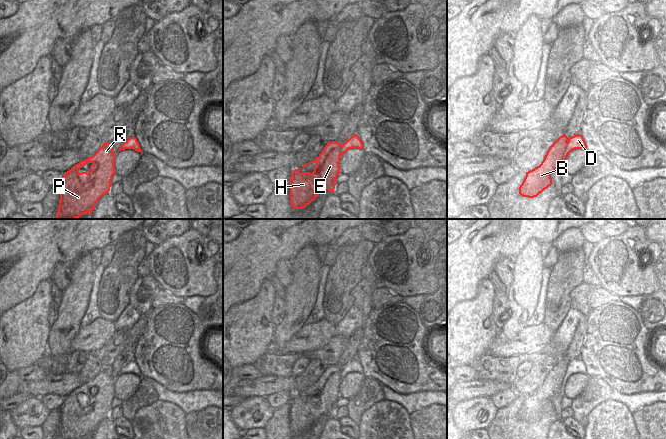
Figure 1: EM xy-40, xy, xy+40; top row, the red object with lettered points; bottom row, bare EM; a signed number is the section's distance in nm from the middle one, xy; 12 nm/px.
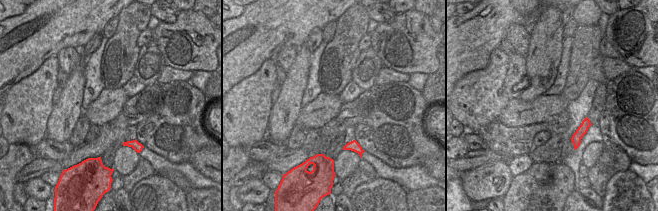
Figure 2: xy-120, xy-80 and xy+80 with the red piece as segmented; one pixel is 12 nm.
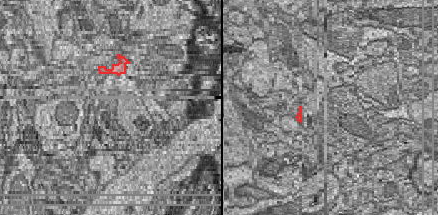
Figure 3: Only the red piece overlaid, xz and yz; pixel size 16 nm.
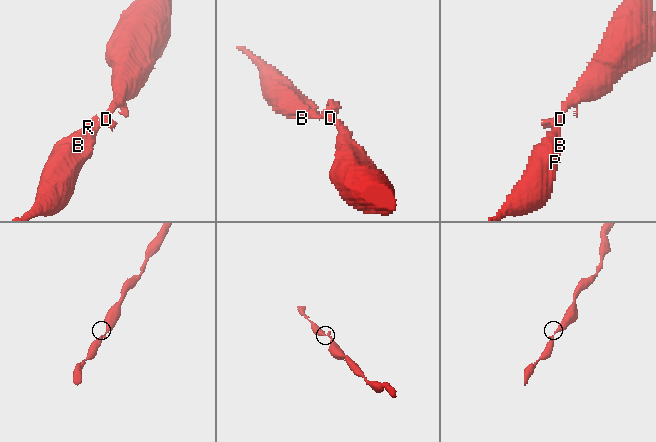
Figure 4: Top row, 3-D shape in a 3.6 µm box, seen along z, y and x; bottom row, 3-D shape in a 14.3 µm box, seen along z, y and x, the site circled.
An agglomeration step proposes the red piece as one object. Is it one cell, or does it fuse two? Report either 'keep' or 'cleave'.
keep

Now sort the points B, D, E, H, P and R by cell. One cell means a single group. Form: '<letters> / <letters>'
B D E H P R

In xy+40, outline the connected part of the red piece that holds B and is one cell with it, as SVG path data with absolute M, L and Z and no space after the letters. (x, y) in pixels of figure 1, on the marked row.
M564 133L548 149L541 164L526 172L519 187L523 197L534 198L552 185L551 175L560 167L564 172L564 163L568 154L575 149L587 150L586 142L581 134L570 138Z

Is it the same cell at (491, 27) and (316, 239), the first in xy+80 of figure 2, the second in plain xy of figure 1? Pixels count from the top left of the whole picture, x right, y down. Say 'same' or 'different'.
same

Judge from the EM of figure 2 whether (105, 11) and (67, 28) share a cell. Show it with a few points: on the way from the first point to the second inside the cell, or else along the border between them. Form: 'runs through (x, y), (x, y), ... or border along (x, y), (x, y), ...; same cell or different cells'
runs through (96, 12), (83, 12), (76, 19); same cell

